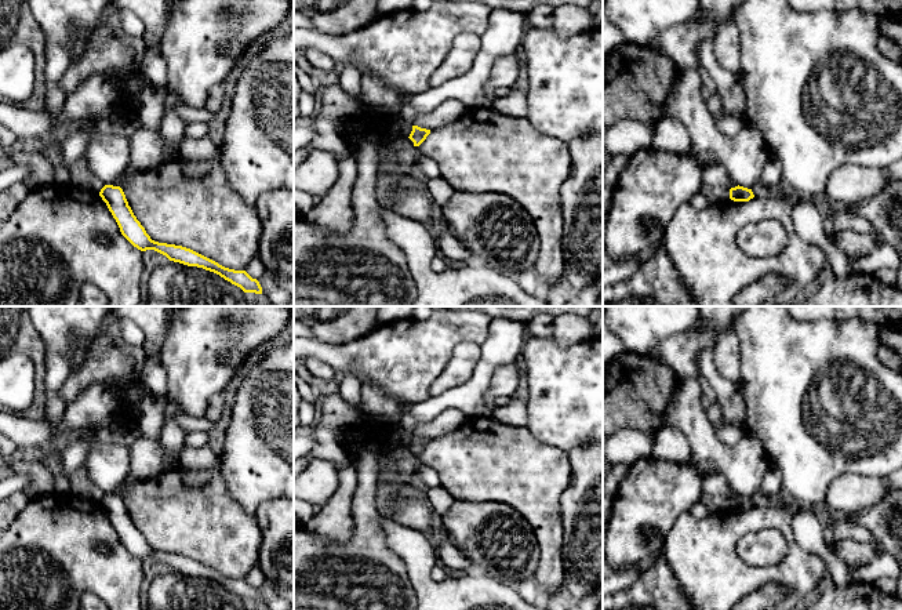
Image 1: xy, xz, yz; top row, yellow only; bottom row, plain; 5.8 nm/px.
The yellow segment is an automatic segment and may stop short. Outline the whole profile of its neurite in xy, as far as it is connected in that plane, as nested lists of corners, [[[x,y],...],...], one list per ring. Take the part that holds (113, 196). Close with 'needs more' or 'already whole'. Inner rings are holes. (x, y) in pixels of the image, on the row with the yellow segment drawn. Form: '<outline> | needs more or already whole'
[[[105,185],[101,189],[99,196],[106,203],[109,211],[116,219],[121,235],[138,250],[154,250],[166,255],[170,261],[214,272],[232,284],[240,287],[244,293],[262,294],[259,282],[252,279],[245,270],[225,268],[218,262],[182,246],[152,240],[145,228],[134,215],[120,186]]] | already whole

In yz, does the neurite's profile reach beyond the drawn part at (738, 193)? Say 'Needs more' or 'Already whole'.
Already whole

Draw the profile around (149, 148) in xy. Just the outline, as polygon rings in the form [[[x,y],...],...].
[[[141,127],[128,139],[131,166],[137,170],[149,170],[167,160],[179,159],[179,142],[167,142],[160,131]]]

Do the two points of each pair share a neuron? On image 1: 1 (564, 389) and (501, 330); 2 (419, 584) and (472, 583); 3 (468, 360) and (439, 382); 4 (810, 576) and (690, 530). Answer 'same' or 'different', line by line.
1: different
2: same
3: same
4: same

